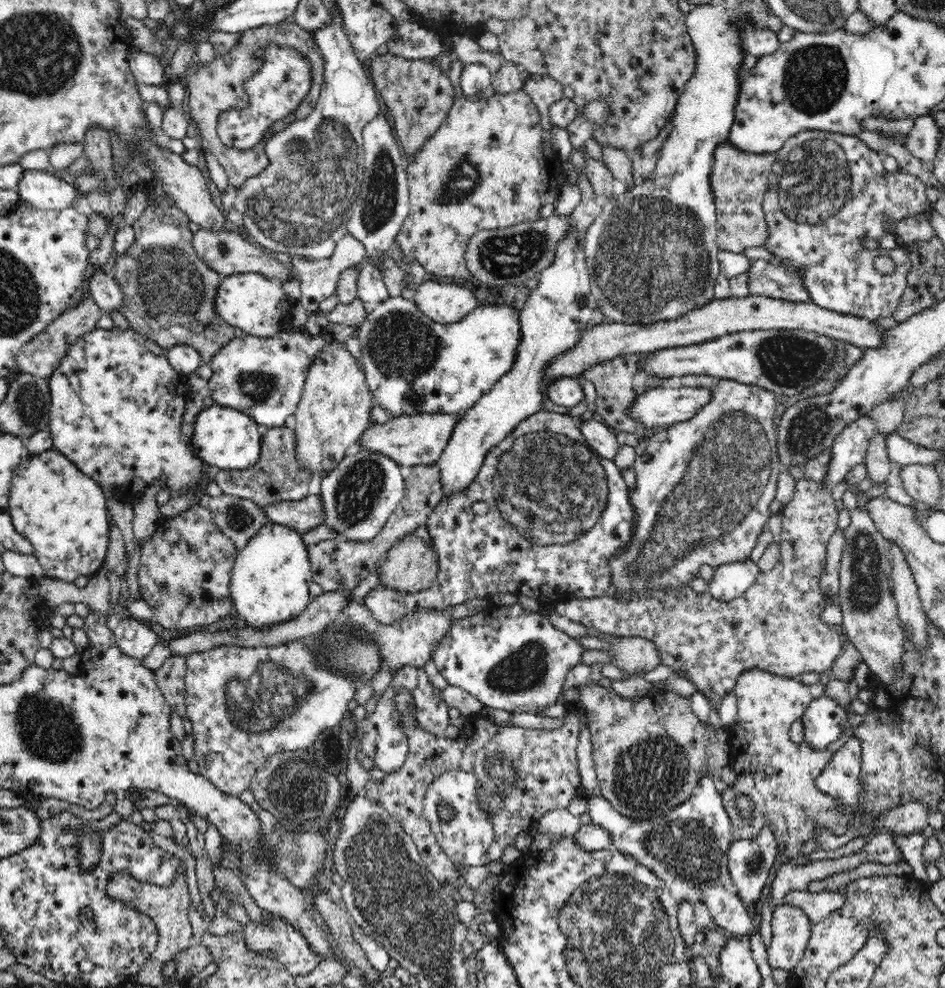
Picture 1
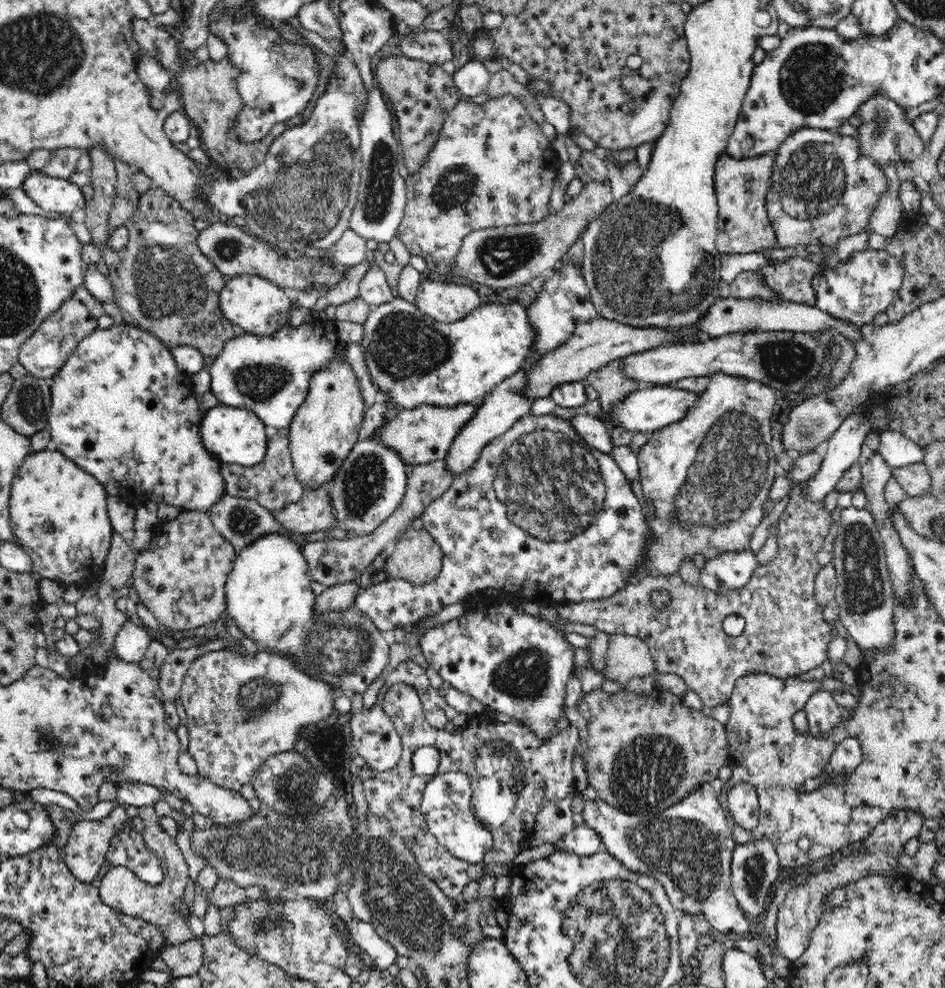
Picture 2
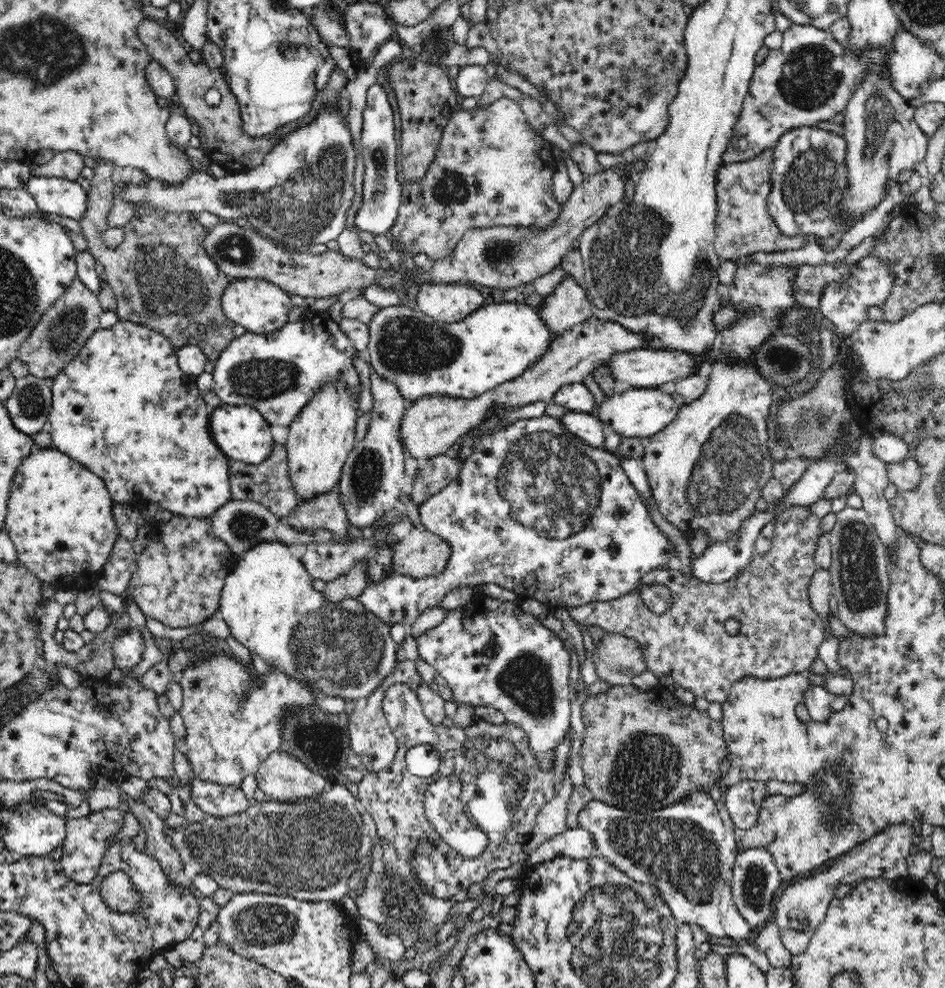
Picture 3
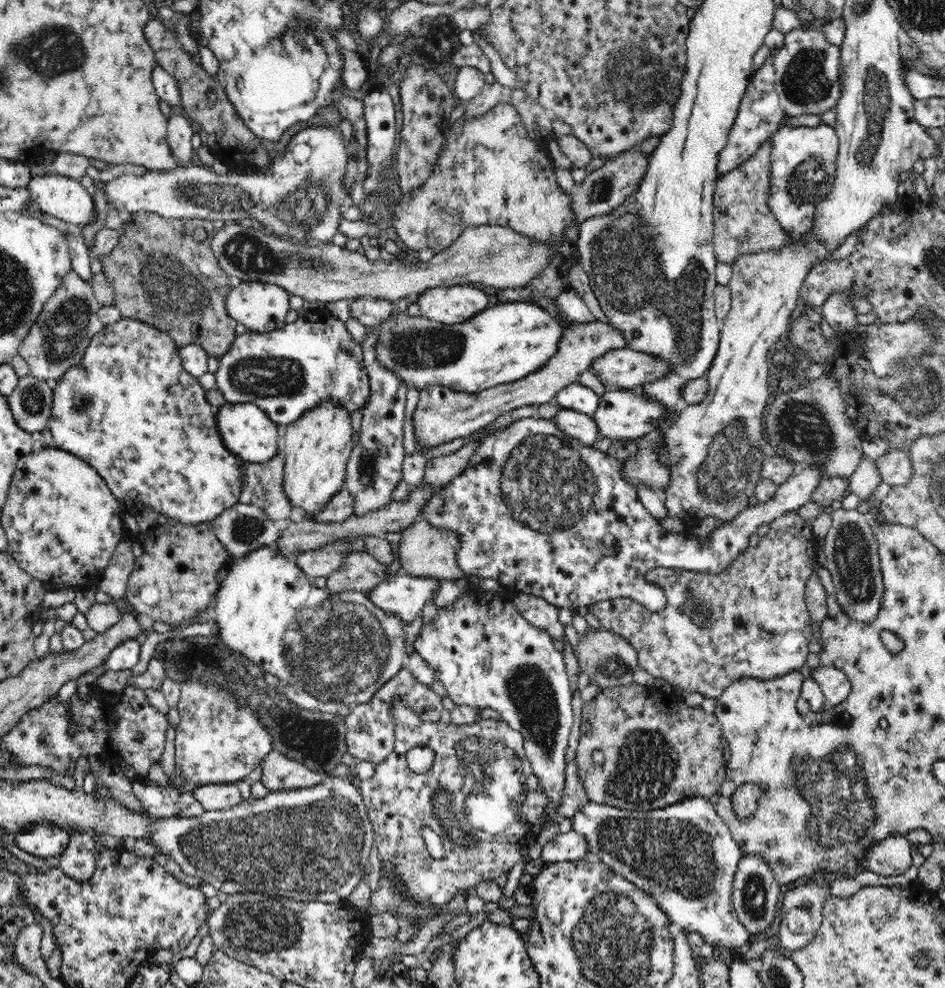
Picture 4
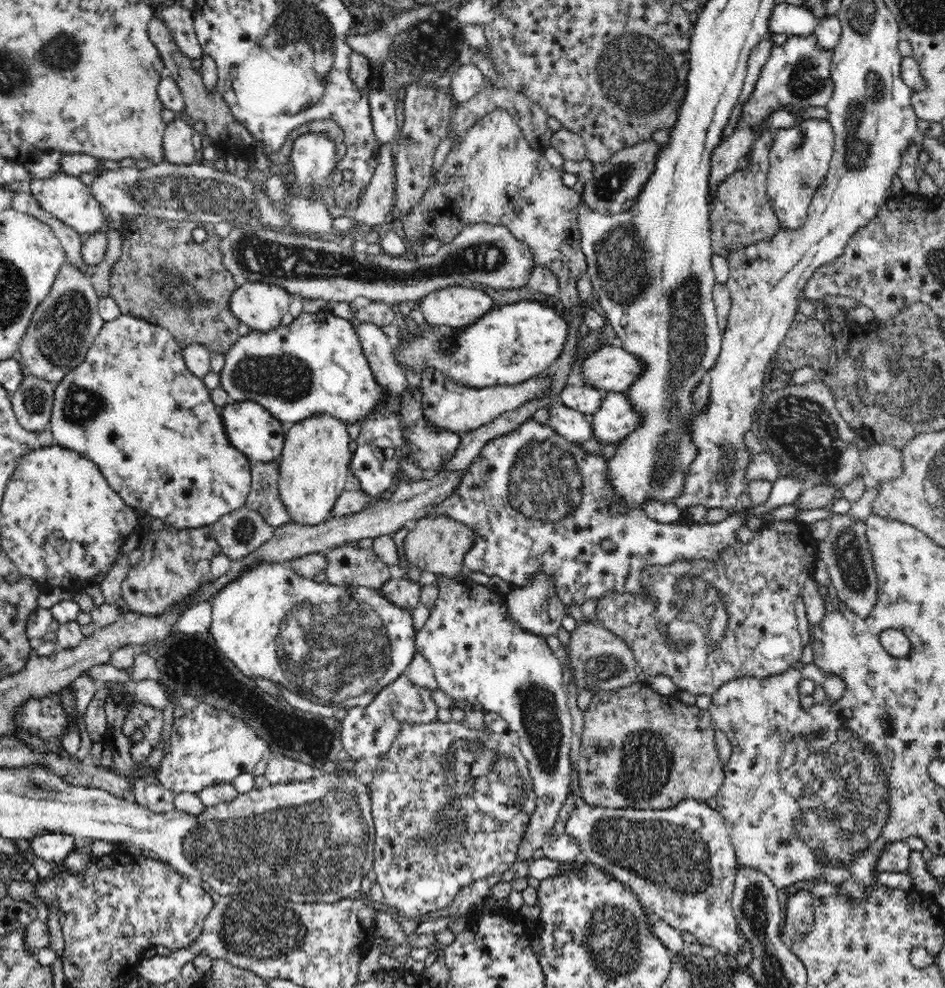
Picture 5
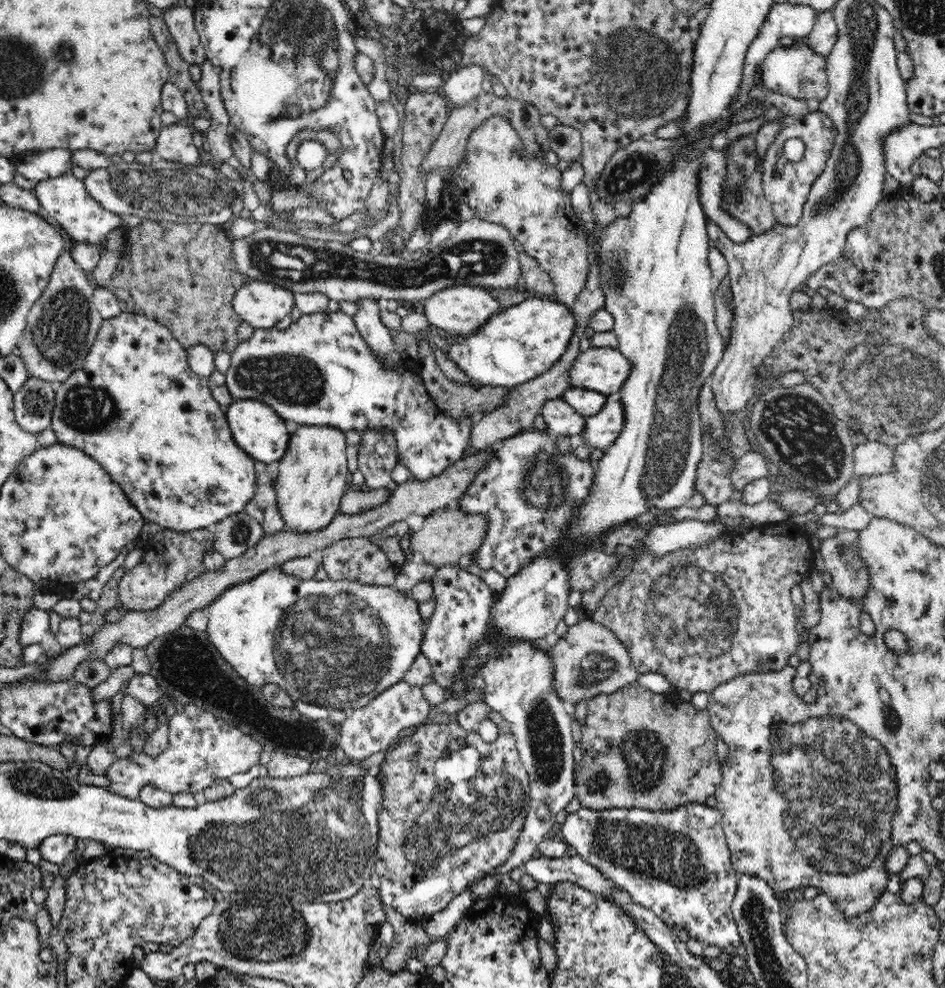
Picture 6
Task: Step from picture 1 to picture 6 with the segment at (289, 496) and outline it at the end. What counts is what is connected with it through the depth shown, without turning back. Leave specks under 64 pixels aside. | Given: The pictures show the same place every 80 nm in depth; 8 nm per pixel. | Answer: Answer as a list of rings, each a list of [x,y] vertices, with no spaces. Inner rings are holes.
[[[260,470],[256,481],[255,496],[245,506],[245,512],[250,514],[253,521],[260,524],[265,535],[285,529],[280,509],[277,508],[276,491],[274,491],[274,483],[272,485],[270,474]]]

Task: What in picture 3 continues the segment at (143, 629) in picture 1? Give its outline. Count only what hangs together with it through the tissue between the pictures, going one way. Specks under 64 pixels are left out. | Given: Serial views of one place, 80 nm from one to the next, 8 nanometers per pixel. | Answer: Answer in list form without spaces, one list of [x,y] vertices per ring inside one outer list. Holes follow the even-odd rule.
[[[128,629],[122,636],[118,635],[113,639],[114,666],[131,669],[142,660],[144,649],[144,638],[140,630]]]

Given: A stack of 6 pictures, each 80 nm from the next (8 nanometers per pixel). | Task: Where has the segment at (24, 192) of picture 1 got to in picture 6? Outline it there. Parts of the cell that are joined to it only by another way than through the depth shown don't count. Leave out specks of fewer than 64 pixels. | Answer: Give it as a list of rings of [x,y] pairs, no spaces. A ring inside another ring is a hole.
[[[72,173],[40,181],[35,185],[34,190],[39,204],[50,220],[60,224],[62,230],[76,244],[97,246],[98,251],[101,251],[106,246],[108,234],[112,230],[118,227],[123,227],[124,231],[128,229],[122,224],[122,216],[106,210],[96,199],[93,199],[84,187],[84,183]]]

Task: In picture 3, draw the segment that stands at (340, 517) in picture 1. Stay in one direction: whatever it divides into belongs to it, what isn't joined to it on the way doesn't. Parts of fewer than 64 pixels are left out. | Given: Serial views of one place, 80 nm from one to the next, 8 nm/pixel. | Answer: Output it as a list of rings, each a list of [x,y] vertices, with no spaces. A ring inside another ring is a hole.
[[[371,367],[372,404],[371,423],[363,440],[358,441],[350,451],[344,463],[340,480],[336,486],[341,503],[346,511],[348,523],[364,531],[368,531],[382,515],[386,515],[396,502],[400,500],[402,486],[404,486],[404,446],[402,441],[403,416],[406,412],[406,401],[400,394],[398,387],[392,382],[384,381],[376,375]]]

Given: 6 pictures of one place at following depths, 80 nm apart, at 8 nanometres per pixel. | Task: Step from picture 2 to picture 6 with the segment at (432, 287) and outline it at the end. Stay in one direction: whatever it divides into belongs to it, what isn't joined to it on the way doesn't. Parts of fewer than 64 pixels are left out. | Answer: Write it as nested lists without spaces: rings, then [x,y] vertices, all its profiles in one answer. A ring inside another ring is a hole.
[[[454,286],[441,290],[426,299],[421,305],[421,312],[426,315],[430,324],[458,337],[472,336],[478,332],[479,326],[486,324],[500,311],[502,311],[500,303],[491,296],[488,290],[470,286]]]

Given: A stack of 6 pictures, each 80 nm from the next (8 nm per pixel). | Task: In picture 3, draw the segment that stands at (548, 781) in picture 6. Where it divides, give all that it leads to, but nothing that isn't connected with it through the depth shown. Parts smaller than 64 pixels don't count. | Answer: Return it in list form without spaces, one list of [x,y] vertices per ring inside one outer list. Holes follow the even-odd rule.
[[[496,601],[493,608],[482,612],[464,612],[464,608],[448,610],[445,619],[436,628],[426,630],[416,642],[419,656],[436,669],[441,680],[452,689],[452,697],[459,704],[492,706],[504,713],[508,724],[520,728],[528,737],[529,746],[542,769],[551,772],[556,758],[556,748],[567,738],[572,702],[568,674],[570,674],[570,651],[554,631],[544,626],[536,617],[524,613],[517,602]]]

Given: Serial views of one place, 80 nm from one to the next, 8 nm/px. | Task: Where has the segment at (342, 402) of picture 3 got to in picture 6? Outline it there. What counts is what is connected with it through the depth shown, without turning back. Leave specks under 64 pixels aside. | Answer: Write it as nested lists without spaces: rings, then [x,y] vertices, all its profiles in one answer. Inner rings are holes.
[[[300,425],[291,434],[287,452],[279,460],[275,478],[277,508],[289,532],[312,534],[331,524],[340,513],[340,501],[346,490],[348,467],[346,437],[340,429],[328,425]]]

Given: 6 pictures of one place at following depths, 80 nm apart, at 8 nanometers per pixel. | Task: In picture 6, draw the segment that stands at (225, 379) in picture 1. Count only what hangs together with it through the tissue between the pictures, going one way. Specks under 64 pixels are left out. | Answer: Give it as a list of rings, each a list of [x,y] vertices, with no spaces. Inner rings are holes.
[[[320,312],[318,314],[302,315],[300,320],[293,322],[286,329],[279,330],[276,327],[271,329],[255,329],[254,334],[248,340],[239,341],[238,346],[231,352],[231,361],[226,372],[226,387],[228,387],[230,394],[235,400],[237,399],[256,399],[260,402],[267,403],[271,406],[285,421],[294,420],[300,425],[328,425],[331,428],[340,429],[340,432],[347,430],[359,430],[360,432],[389,432],[396,440],[396,458],[397,462],[402,462],[404,466],[408,467],[412,474],[413,480],[428,481],[431,478],[438,477],[443,473],[453,462],[460,460],[464,456],[464,451],[470,447],[471,430],[475,424],[474,415],[456,419],[454,415],[448,415],[442,407],[438,407],[438,403],[434,401],[434,397],[430,395],[429,388],[425,384],[425,380],[420,380],[418,376],[412,376],[406,368],[402,368],[400,372],[390,372],[384,370],[378,362],[376,357],[372,354],[374,349],[370,349],[370,345],[363,335],[359,333],[356,328],[355,321],[341,312]]]

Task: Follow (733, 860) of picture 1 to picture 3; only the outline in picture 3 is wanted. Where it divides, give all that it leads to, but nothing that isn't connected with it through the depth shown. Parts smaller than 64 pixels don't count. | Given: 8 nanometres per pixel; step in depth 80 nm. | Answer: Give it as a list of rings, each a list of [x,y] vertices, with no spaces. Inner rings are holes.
[[[764,848],[739,850],[731,878],[731,891],[738,912],[744,917],[750,928],[760,926],[762,922],[770,920],[770,916],[773,916],[772,900],[774,900],[774,894],[780,883],[780,871],[768,850]]]

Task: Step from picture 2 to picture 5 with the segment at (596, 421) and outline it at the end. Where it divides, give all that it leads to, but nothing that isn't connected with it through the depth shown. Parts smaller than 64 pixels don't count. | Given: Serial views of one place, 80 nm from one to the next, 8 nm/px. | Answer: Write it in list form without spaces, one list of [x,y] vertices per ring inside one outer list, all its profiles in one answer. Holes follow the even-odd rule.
[[[558,403],[548,407],[548,425],[569,441],[577,443],[592,438],[590,416]]]

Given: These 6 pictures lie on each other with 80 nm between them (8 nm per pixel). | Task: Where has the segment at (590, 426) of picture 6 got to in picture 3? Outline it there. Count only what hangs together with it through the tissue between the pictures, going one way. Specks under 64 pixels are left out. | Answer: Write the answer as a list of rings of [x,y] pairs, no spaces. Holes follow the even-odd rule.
[[[649,387],[605,396],[599,409],[595,409],[594,414],[604,423],[607,432],[617,432],[623,438],[630,436],[642,438],[651,437],[653,434],[660,432],[665,426],[668,426],[668,423],[676,418],[676,414],[680,409],[680,404],[674,400],[672,394],[662,392],[657,387]]]

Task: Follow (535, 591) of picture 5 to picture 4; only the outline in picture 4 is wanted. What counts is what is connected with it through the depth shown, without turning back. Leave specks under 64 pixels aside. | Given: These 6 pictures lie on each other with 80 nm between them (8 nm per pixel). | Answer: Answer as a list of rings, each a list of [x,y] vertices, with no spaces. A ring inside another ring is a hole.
[[[518,592],[512,600],[513,608],[516,608],[520,616],[528,621],[528,624],[550,634],[553,639],[561,640],[564,636],[564,625],[558,621],[558,609],[552,602],[548,602],[542,595],[534,595],[531,592],[524,594]]]

